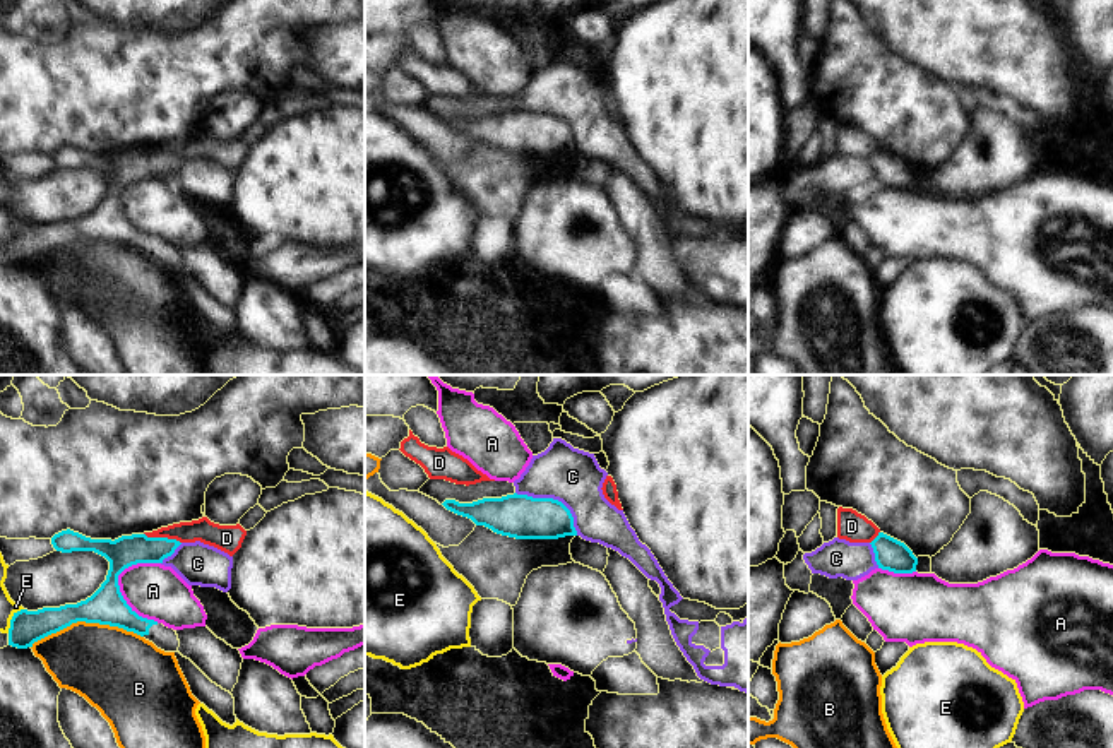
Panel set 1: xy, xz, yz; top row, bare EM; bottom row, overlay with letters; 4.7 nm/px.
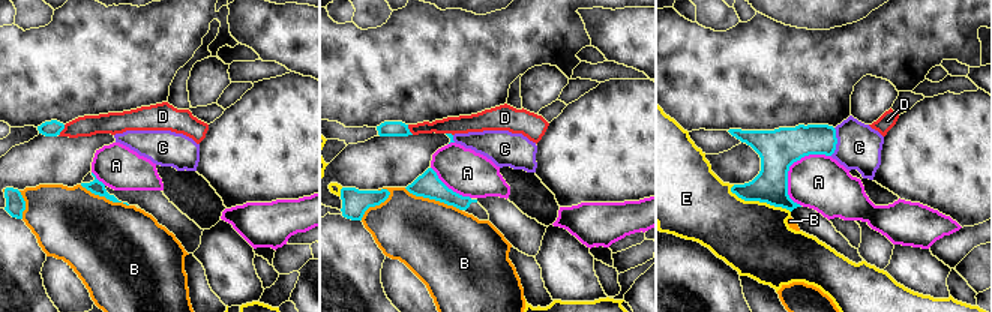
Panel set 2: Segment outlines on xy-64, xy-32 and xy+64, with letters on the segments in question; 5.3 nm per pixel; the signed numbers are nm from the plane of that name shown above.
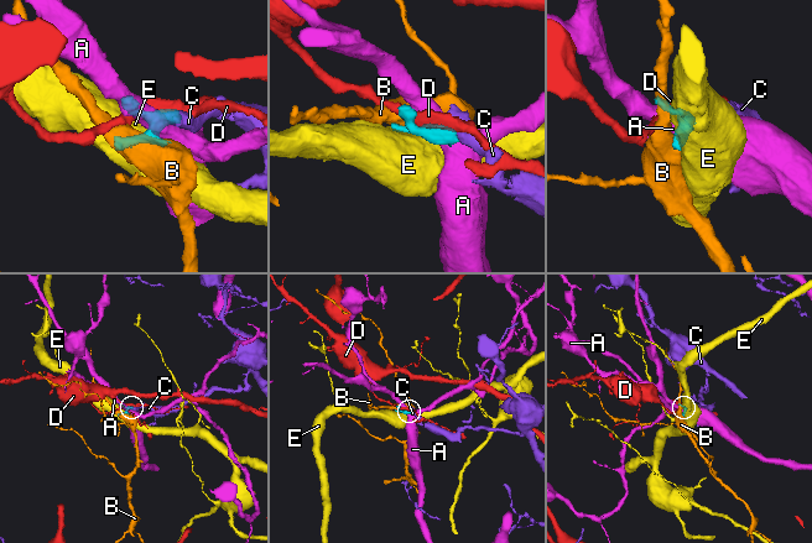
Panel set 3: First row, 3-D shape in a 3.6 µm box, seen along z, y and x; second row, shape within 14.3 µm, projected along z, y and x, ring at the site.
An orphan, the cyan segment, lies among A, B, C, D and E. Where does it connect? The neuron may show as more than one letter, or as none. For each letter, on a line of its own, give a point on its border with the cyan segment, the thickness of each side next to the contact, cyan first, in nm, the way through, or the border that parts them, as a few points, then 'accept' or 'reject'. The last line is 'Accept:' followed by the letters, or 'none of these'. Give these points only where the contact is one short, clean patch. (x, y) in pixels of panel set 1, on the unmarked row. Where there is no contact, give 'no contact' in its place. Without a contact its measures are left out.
A: contact xy (125, 218); calibres 180 and 260 nm; reject
B: contact xy (86, 238); calibres 180 and 380 nm; reject
C: contact xz (555, 117); calibres 200 and 260 nm; border xz (516, 108), (557, 115), (569, 127), (577, 151); reject
D: contact xy (163, 154); calibres 140 and 110 nm; reject
E: contact xy (11, 237); calibres 160 and 80 nm; reject
Accept: none of these

